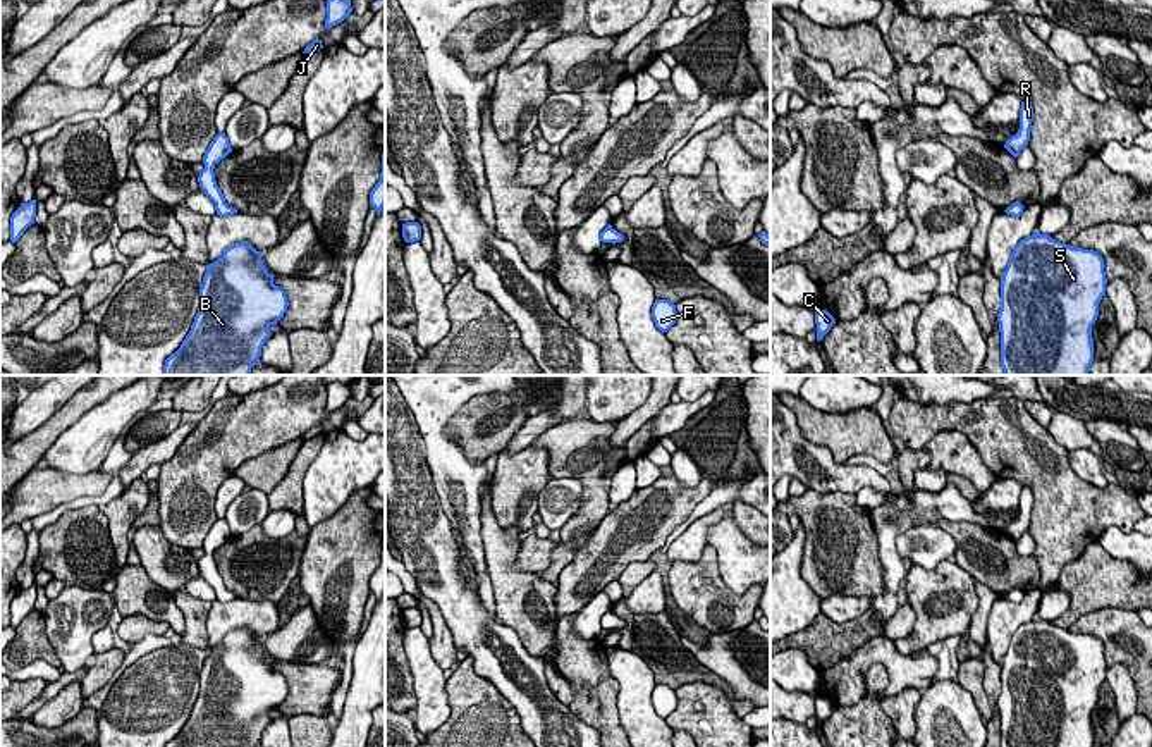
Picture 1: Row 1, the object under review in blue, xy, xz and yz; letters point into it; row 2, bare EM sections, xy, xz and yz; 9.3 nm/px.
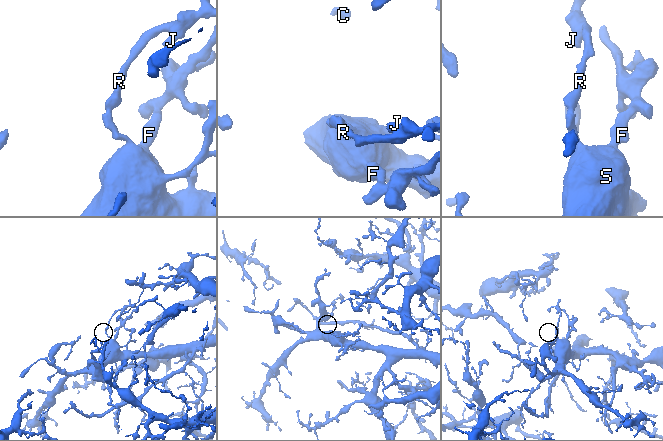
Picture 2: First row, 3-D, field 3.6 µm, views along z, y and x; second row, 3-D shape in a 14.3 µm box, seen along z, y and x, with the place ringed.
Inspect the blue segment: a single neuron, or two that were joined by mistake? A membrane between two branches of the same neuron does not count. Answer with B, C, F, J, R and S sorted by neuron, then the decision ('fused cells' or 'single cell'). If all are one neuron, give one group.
groups B C F S / J R; fused cells

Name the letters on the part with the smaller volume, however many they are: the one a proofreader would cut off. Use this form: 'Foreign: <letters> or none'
Foreign: J, R

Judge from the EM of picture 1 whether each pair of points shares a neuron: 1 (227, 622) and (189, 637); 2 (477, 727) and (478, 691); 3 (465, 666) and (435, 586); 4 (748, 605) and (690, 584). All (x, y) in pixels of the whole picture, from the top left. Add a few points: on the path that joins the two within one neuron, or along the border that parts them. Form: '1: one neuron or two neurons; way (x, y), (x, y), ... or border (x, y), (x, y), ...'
1: two neurons; border (212, 603), (207, 613), (208, 646), (205, 649)
2: one neuron; way (478, 718), (478, 699)
3: two neurons; border (468, 654), (473, 670), (494, 687)
4: one neuron; way (735, 605), (704, 596)

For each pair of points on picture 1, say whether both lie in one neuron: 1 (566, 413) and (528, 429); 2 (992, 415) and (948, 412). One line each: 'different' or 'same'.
1: same
2: same

